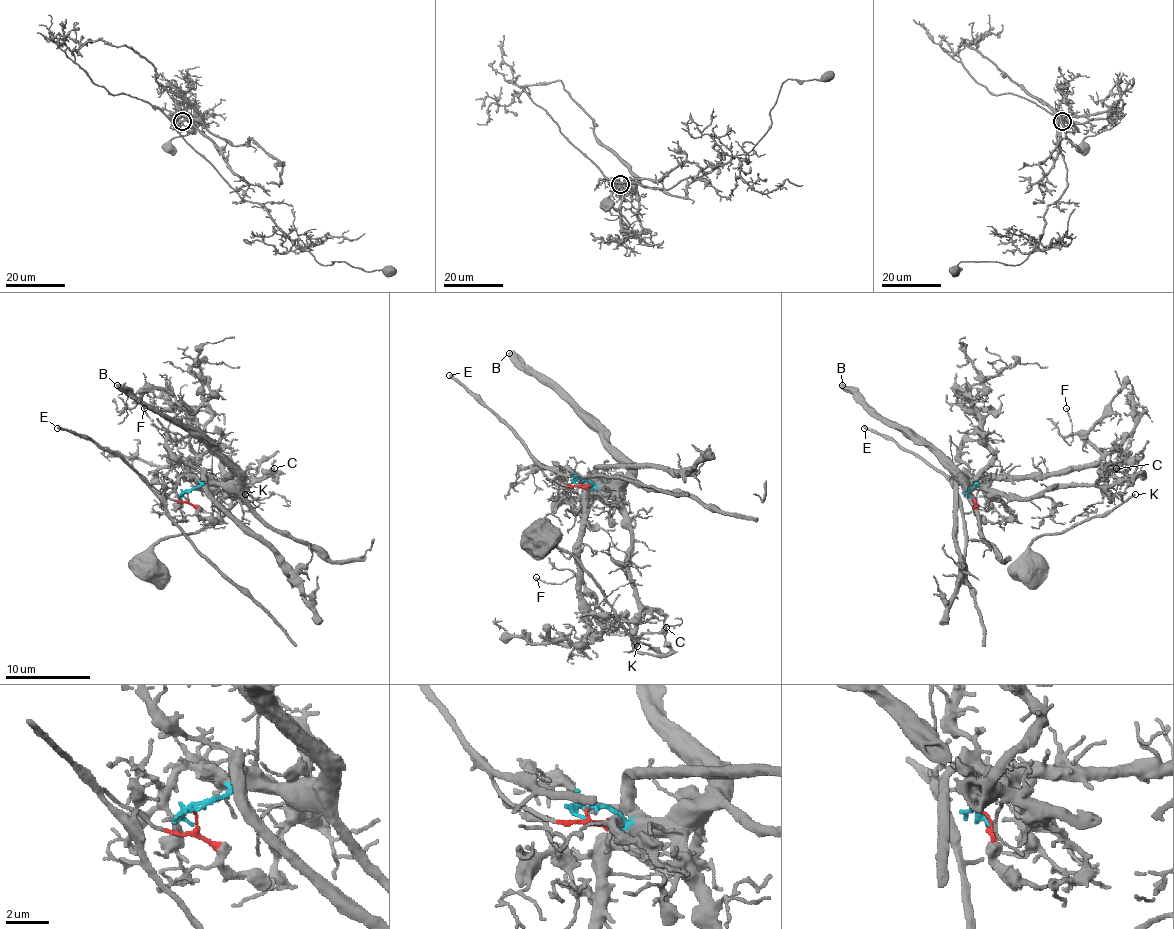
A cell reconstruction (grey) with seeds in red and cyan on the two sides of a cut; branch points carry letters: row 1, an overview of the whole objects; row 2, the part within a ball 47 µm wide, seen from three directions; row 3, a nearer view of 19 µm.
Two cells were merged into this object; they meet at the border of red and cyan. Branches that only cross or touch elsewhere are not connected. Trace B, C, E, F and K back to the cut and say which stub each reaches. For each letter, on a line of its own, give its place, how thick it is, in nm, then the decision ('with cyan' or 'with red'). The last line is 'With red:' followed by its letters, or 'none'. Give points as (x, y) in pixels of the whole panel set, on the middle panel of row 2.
B: at (509, 353); 550 nm thick; with cyan
C: at (666, 627); 100 nm thick; with cyan
E: at (449, 375); 240 nm thick; with red
F: at (536, 577); 120 nm thick; with cyan
K: at (637, 646); 150 nm thick; with cyan
With red: E

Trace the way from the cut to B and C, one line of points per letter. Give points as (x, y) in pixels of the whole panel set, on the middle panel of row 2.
B: (578, 479), (616, 484), (629, 467), (563, 399), (508, 353)
C: (578, 479), (605, 486), (631, 532), (629, 575), (639, 604), (635, 649), (665, 655), (667, 628)

